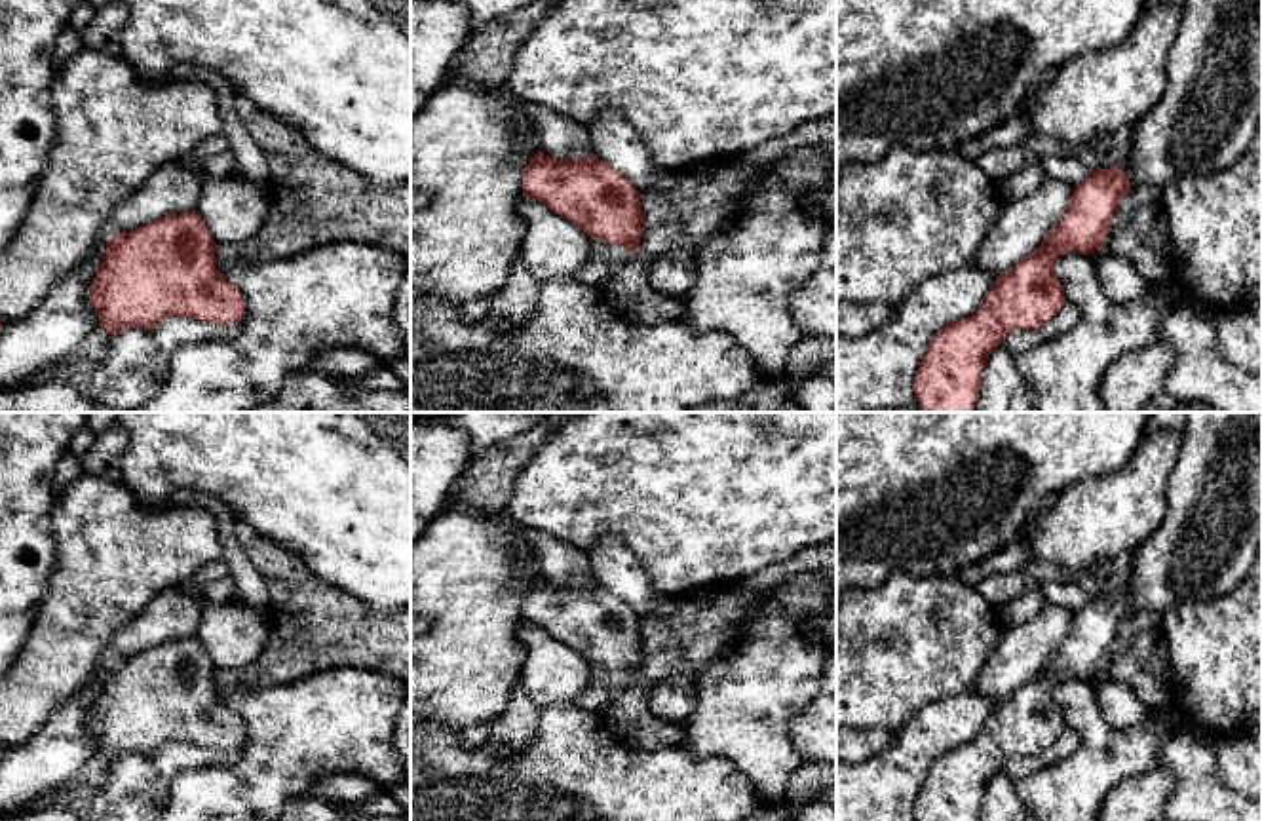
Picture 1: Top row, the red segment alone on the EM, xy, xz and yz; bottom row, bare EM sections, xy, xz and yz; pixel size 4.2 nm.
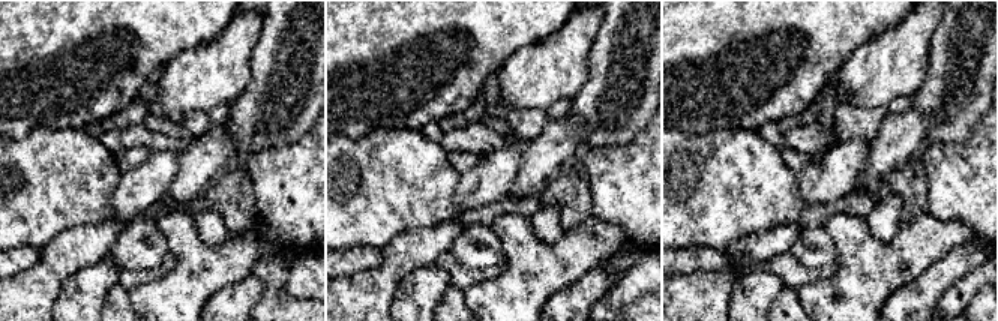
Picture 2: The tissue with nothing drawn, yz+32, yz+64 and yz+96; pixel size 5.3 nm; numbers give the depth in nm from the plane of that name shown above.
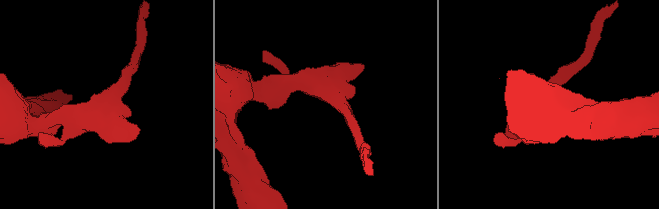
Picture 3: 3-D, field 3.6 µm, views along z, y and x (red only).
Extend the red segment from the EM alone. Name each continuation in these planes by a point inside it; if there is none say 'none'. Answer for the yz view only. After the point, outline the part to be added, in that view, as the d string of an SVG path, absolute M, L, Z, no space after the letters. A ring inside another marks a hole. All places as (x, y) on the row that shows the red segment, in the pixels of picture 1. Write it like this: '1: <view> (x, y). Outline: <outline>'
none

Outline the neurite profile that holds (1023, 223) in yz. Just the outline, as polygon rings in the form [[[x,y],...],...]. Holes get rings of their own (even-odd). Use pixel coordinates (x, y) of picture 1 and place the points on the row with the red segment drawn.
[[[1045,179],[1030,196],[1004,201],[971,268],[996,276],[1013,270],[1043,243],[1068,211],[1072,190],[1064,181]]]

